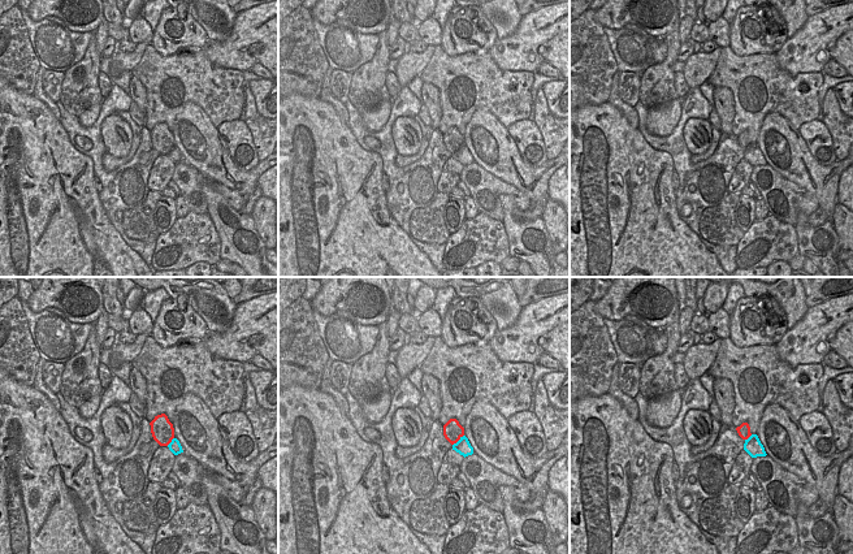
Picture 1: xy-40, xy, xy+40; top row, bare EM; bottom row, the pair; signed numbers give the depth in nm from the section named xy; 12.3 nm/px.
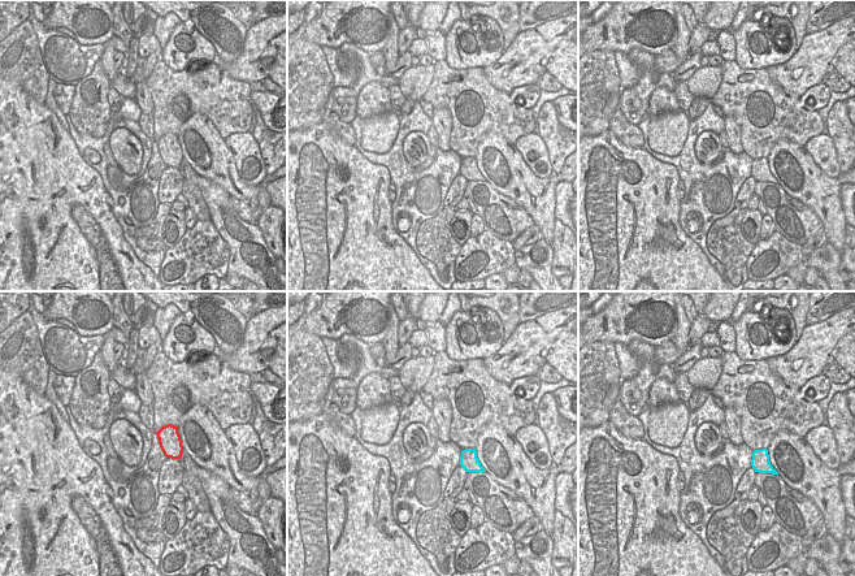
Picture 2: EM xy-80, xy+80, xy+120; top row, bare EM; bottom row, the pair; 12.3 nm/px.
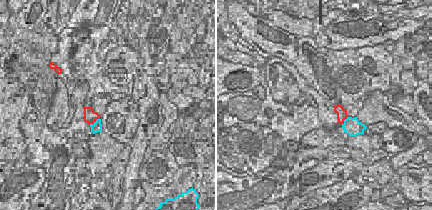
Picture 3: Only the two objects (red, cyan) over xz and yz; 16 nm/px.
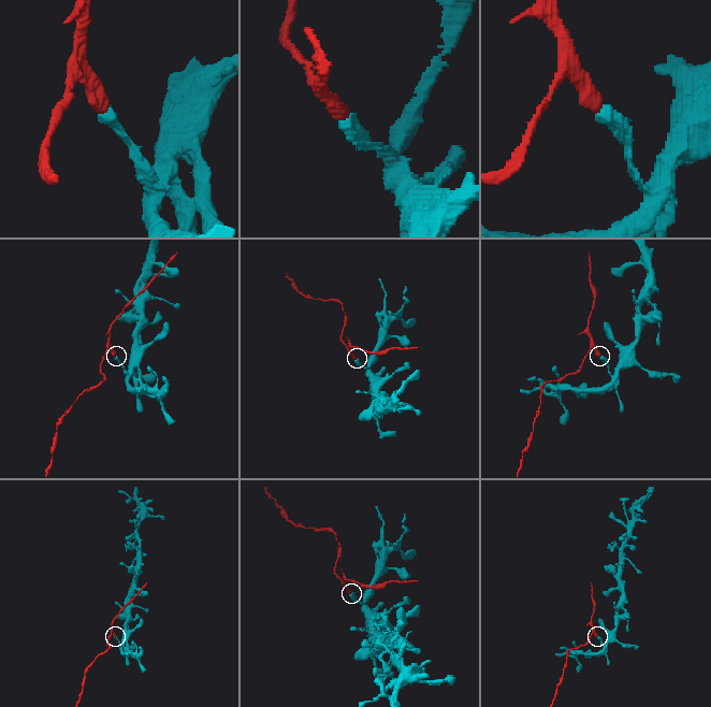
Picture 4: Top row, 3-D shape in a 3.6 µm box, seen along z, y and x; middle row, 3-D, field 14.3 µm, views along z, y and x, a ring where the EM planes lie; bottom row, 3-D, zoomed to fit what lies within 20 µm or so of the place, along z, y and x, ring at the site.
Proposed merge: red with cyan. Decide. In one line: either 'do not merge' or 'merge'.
do not merge

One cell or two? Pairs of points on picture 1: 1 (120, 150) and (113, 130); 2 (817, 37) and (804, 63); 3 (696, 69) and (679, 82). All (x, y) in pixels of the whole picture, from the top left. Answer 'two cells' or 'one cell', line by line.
1: one cell
2: one cell
3: two cells

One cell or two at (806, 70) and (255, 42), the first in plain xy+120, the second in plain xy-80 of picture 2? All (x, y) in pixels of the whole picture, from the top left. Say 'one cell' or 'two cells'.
one cell

